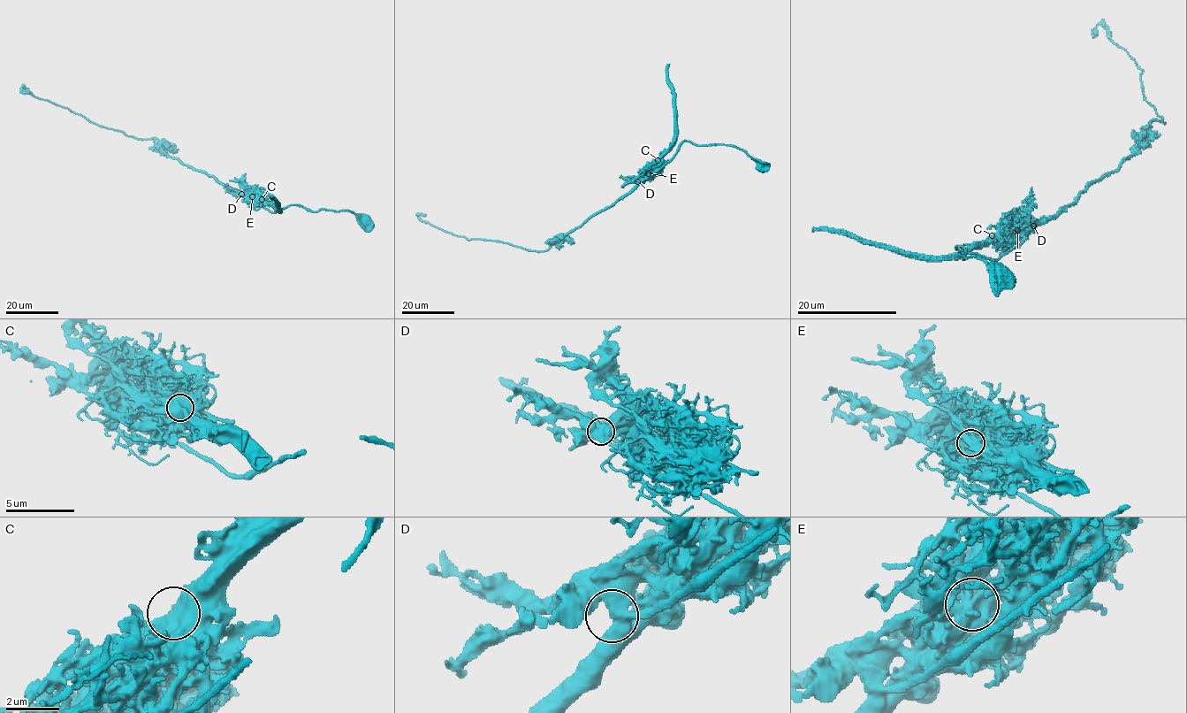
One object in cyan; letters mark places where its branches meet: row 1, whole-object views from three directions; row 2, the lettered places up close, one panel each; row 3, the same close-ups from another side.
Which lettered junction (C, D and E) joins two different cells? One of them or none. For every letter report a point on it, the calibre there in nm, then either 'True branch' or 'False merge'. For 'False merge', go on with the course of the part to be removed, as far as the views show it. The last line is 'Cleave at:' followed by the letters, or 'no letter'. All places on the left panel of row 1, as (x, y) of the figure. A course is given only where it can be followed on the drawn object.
C: Place: (262, 199). Thickness 800 nm. True branch
D: Place: (241, 194). Thickness 500 nm. True branch
E: Place: (252, 196). Thickness 500 nm. False merge. Course of the part to remove: (252, 196), (259, 196), (278, 210), (278, 205), (271, 197), (273, 196)
Cleave at: E

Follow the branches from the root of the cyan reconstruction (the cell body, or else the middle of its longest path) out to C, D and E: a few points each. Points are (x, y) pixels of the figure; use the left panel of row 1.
C: (366, 221), (368, 220), (360, 218), (347, 210), (312, 211), (296, 205), (271, 212), (262, 205), (262, 199)
D: (366, 221), (368, 220), (360, 218), (347, 210), (312, 211), (296, 205), (271, 212), (241, 194)
E: (366, 221), (368, 220), (360, 218), (347, 210), (312, 211), (296, 205), (271, 212), (252, 196)

